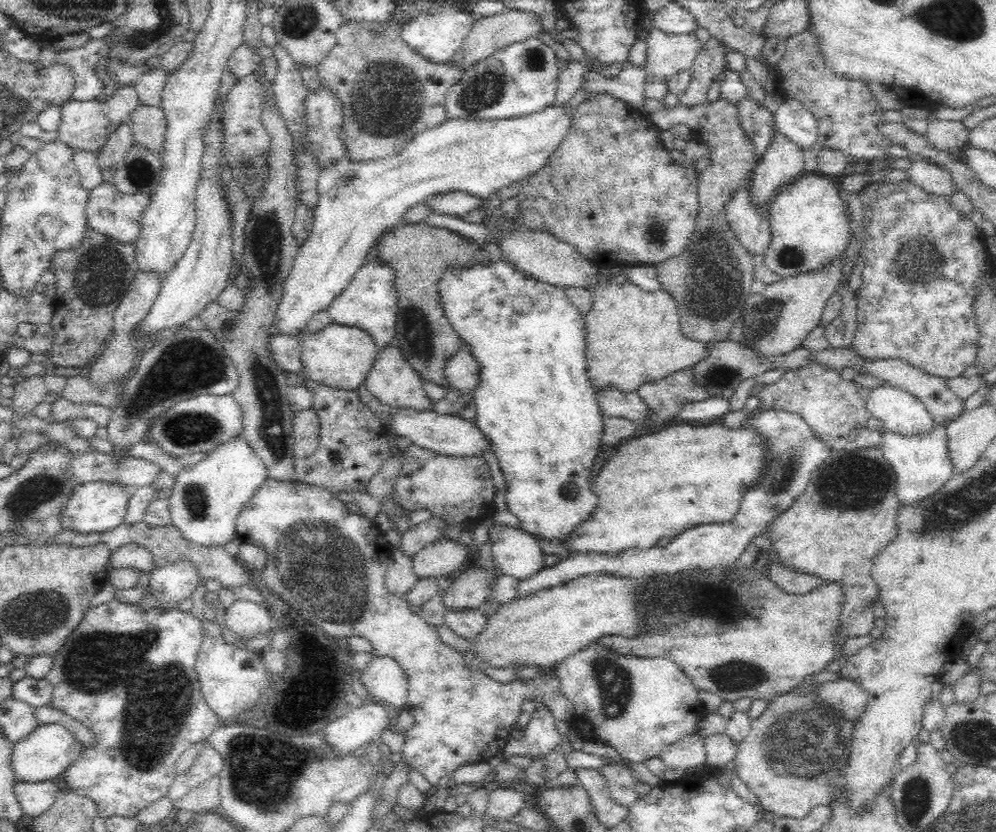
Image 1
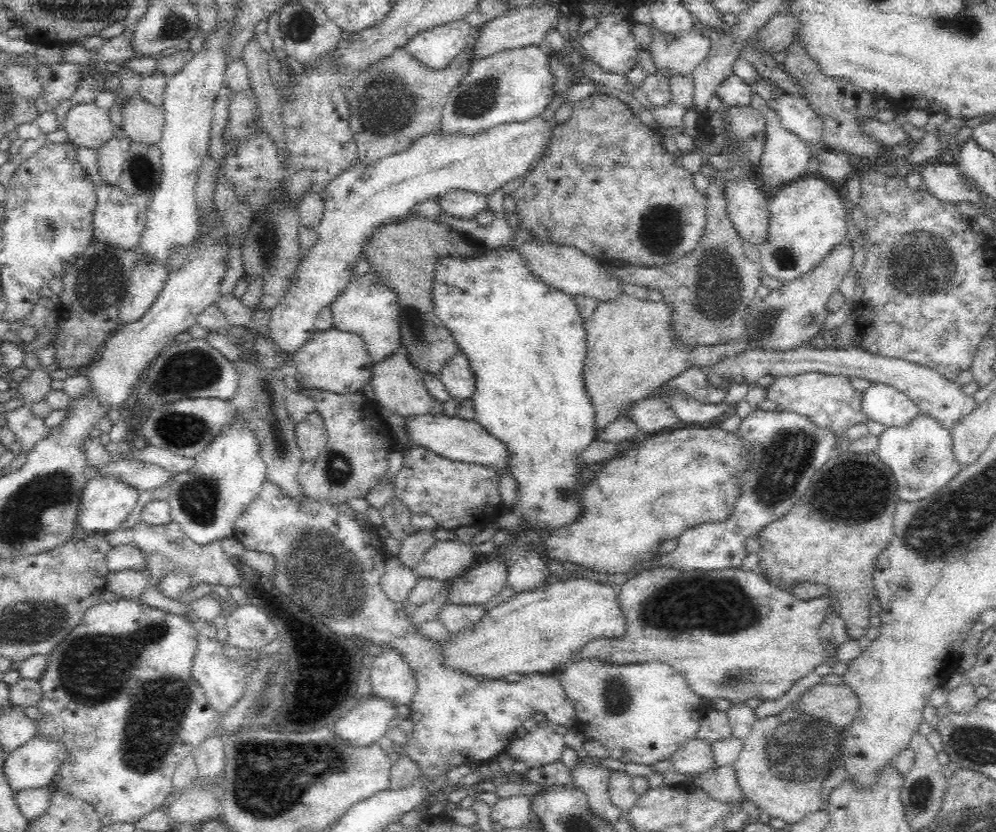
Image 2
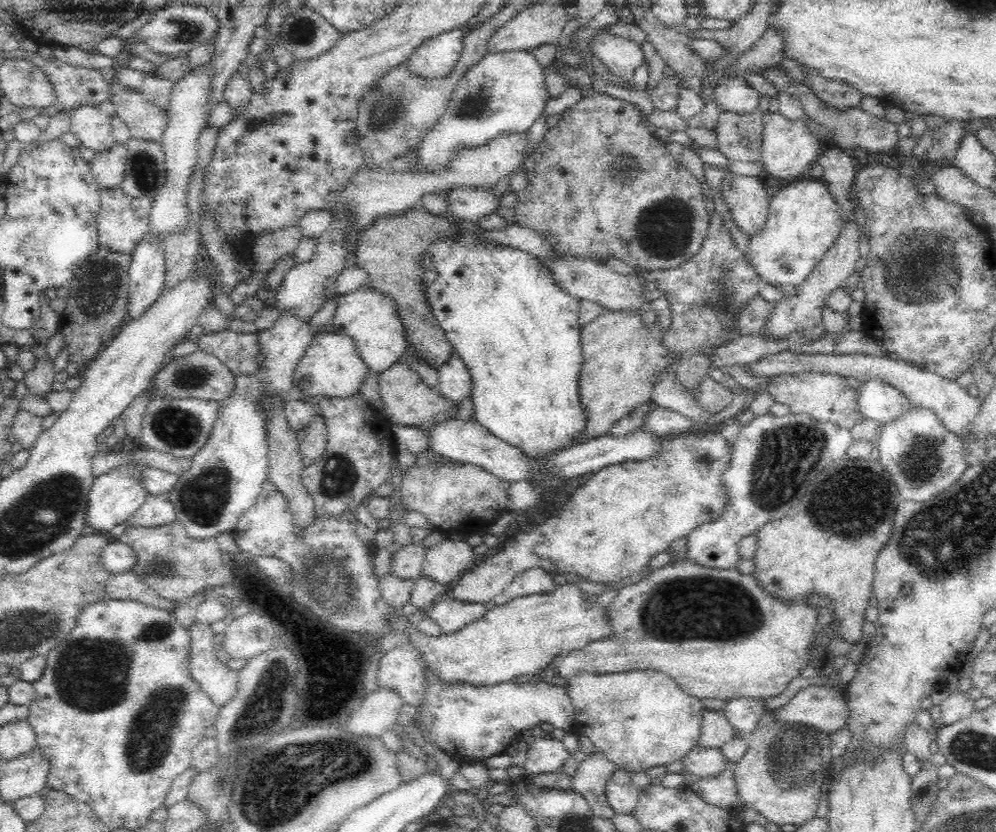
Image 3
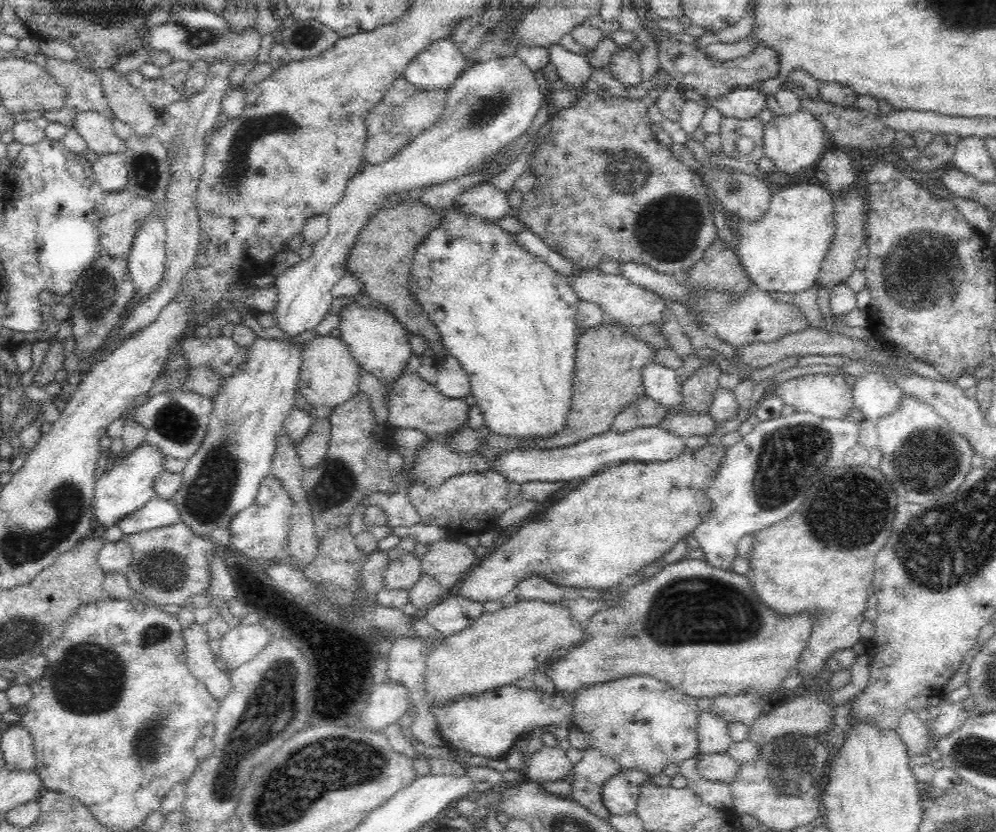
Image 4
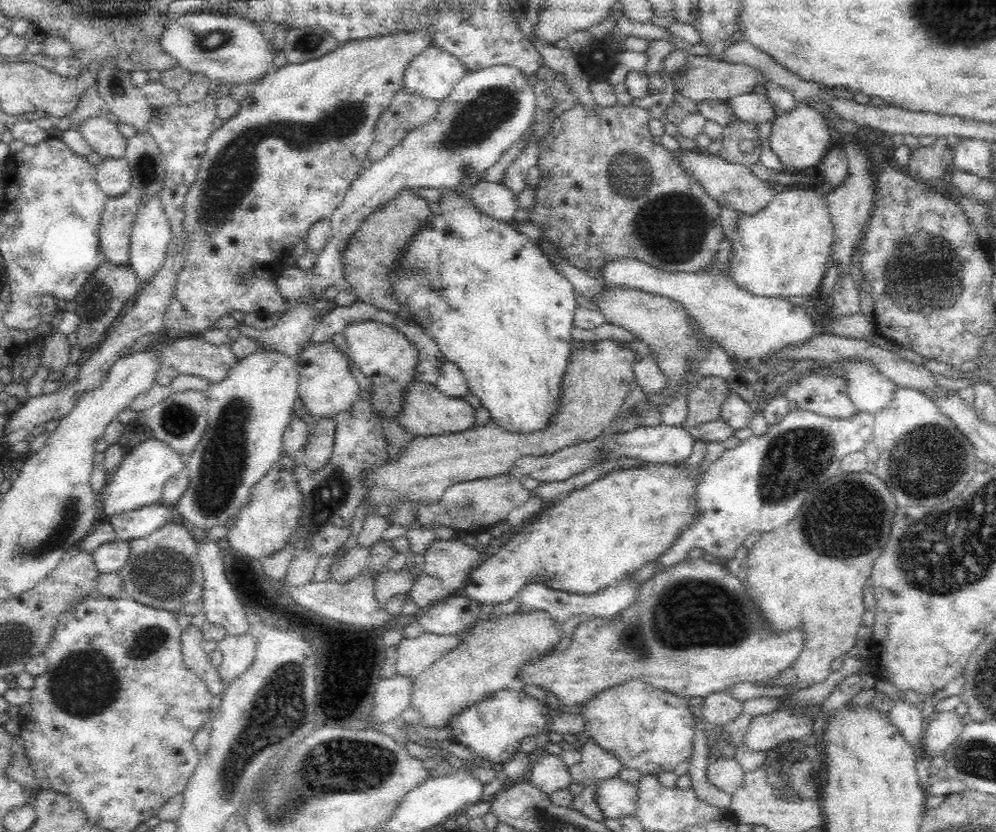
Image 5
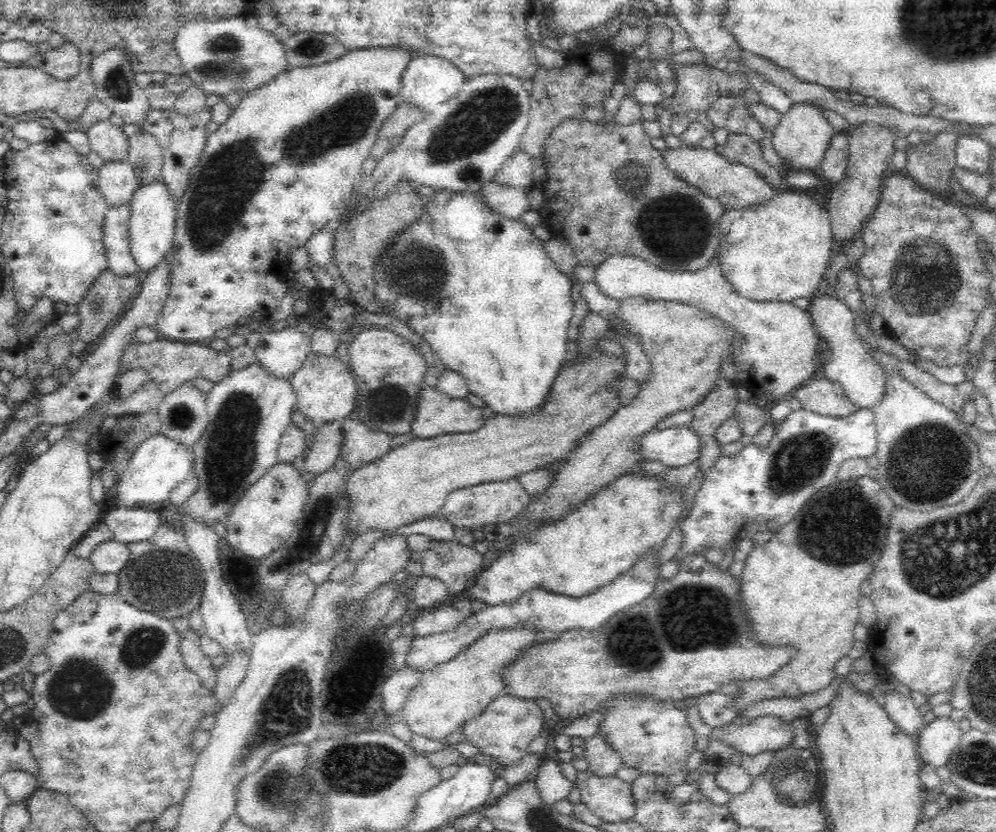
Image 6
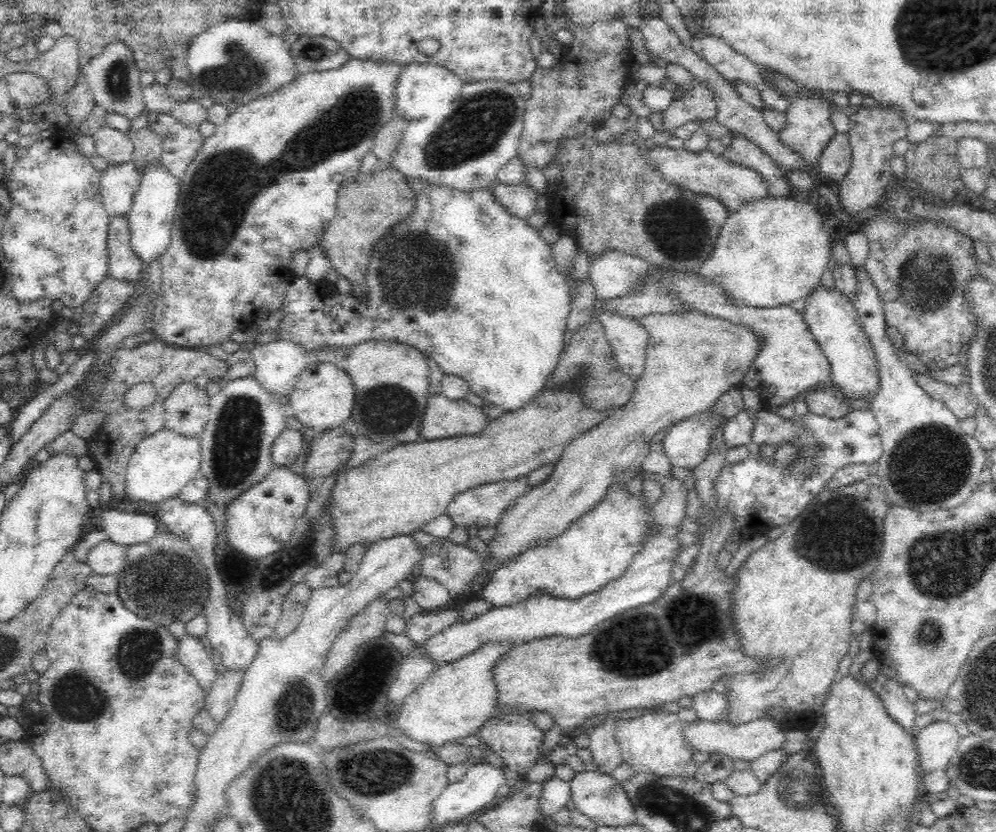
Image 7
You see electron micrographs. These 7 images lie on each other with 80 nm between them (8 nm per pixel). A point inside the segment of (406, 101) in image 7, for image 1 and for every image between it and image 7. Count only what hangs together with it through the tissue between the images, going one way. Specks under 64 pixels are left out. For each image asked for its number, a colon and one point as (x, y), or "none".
1: (436, 34)
2: (437, 46)
3: (435, 57)
4: (438, 65)
5: (433, 74)
6: (429, 80)

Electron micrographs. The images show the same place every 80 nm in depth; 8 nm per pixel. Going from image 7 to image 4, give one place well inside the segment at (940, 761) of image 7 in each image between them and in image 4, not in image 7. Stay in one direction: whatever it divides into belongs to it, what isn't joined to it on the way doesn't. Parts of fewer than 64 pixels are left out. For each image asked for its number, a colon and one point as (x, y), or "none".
4: (952, 714)
5: (941, 732)
6: (937, 741)

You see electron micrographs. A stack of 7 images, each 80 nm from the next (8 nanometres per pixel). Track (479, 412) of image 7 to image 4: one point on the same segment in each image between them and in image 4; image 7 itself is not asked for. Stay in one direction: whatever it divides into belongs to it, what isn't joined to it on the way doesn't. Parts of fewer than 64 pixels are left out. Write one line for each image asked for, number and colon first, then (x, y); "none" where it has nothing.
4: (412, 403)
5: (425, 412)
6: (436, 414)

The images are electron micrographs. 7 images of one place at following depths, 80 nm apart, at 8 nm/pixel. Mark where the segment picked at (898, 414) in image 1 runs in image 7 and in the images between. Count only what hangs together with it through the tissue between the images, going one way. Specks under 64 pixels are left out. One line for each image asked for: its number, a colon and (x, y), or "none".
2: (881, 403)
3: (878, 401)
4: (874, 395)
5: (870, 391)
6: (849, 363)
7: (832, 319)

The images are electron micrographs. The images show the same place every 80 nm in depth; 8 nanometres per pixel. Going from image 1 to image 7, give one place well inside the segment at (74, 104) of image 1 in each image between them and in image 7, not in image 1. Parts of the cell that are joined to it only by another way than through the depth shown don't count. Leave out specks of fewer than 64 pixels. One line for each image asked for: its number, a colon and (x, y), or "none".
2: (86, 125)
3: (92, 127)
4: (96, 128)
5: (103, 136)
6: (108, 140)
7: (114, 146)

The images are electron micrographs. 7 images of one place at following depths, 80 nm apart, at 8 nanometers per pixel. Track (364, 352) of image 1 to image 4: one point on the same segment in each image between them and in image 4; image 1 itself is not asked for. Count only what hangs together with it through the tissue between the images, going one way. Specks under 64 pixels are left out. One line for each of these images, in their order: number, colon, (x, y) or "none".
2: (339, 362)
3: (332, 365)
4: (328, 376)

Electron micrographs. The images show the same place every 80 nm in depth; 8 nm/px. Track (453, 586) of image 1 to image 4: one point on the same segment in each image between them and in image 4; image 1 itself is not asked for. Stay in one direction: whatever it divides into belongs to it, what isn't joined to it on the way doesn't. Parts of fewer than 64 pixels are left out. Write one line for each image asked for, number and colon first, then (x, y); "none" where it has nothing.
2: (475, 587)
3: (626, 513)
4: (624, 517)

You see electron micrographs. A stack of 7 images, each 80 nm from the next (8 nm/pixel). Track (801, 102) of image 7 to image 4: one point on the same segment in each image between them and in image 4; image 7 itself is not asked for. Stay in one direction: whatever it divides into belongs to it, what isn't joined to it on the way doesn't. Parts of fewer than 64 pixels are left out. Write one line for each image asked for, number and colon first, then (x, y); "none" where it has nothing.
4: (792, 143)
5: (801, 138)
6: (802, 135)

